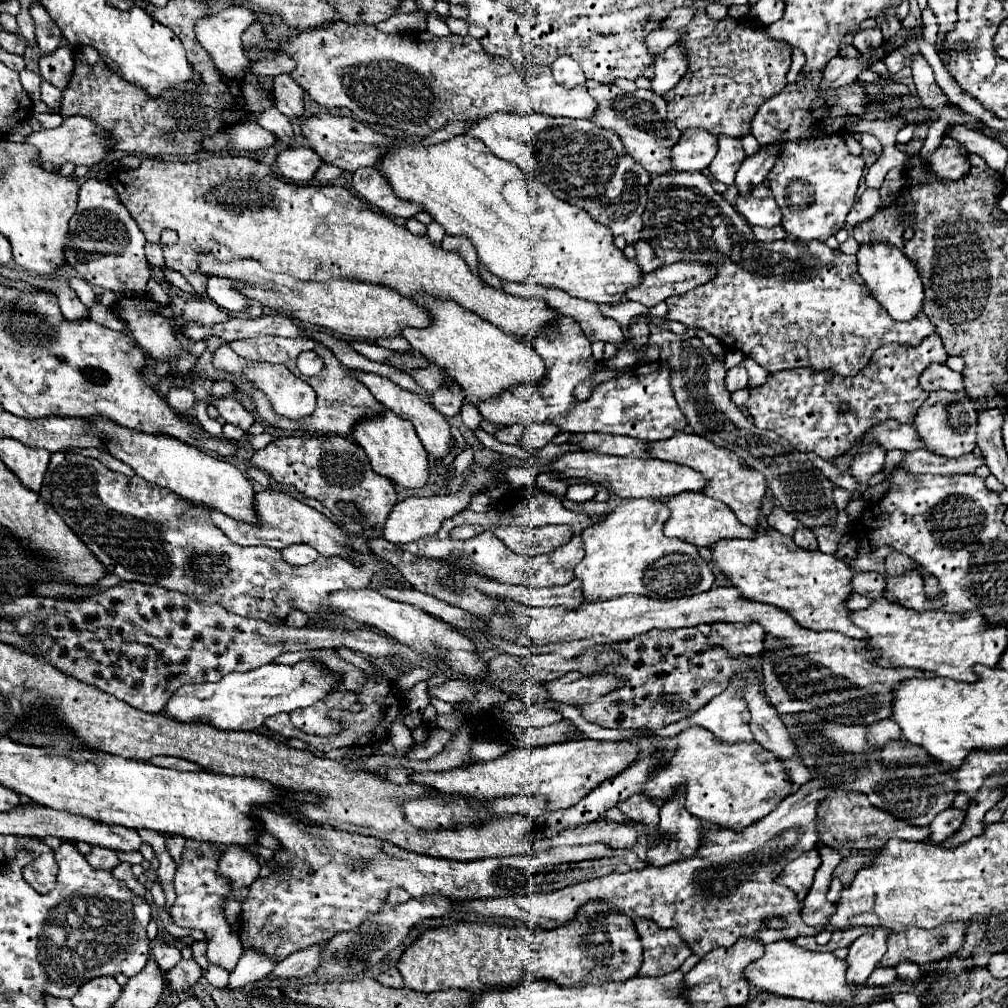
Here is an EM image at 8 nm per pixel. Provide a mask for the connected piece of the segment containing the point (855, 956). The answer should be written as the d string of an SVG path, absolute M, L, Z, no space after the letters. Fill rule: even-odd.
M875 929L873 933L861 935L849 947L847 955L847 979L849 983L865 983L871 971L879 965L881 957L887 951L885 937L889 935L887 929Z

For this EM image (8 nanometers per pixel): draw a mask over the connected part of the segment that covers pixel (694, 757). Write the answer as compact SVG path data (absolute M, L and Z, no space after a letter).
M687 727L681 733L663 739L637 735L627 741L637 745L637 759L661 751L671 753L667 763L649 775L645 787L641 787L641 793L663 801L671 801L683 793L685 809L691 815L719 827L739 831L771 813L773 807L777 807L779 801L791 793L791 781L785 775L781 759L777 759L771 751L765 751L757 741L727 745L703 727Z

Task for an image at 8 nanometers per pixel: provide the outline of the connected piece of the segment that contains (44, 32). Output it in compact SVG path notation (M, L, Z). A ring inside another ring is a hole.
M33 3L31 15L37 27L37 45L43 53L53 53L59 47L61 31L41 3Z

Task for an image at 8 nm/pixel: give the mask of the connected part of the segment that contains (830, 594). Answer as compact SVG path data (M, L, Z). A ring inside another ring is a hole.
M773 527L757 531L753 539L719 539L709 551L711 563L745 599L775 605L787 611L801 627L813 631L839 631L855 639L867 637L863 629L849 621L849 609L843 601L853 593L851 569L835 555L801 549L789 535L781 535Z

